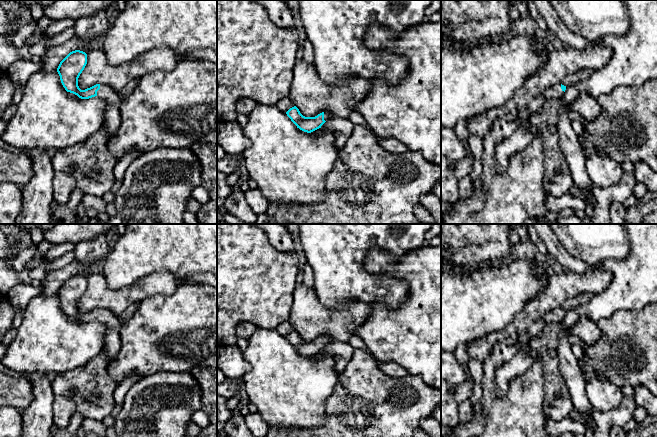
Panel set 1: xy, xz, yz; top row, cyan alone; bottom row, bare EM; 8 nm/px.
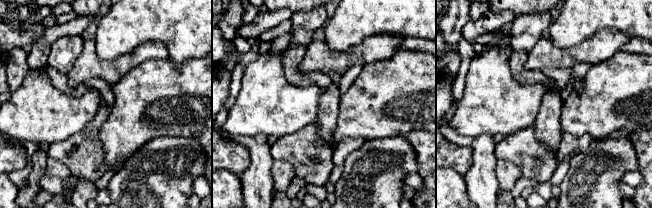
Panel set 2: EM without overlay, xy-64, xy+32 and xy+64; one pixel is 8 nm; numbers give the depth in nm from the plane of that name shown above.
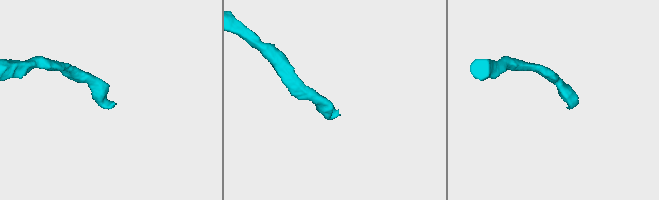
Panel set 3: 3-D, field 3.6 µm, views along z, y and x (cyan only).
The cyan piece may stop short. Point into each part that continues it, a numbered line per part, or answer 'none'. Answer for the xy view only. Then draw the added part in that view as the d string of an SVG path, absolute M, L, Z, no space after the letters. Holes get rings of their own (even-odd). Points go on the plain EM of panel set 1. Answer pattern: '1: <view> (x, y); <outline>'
1: xy (112, 340); M100 308L100 313L97 315L97 321L105 325L103 348L101 351L104 352L104 355L108 360L107 364L108 367L109 363L116 357L121 347L121 336L120 336L121 322L119 317L117 317L111 311L103 308Z

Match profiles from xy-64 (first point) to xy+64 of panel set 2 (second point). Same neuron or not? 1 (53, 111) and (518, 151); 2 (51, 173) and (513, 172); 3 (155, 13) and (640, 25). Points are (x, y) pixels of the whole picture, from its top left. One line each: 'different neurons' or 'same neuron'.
1: different neurons
2: same neuron
3: same neuron

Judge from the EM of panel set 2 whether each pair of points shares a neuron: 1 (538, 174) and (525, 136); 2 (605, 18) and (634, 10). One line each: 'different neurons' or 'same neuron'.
1: same neuron
2: same neuron

